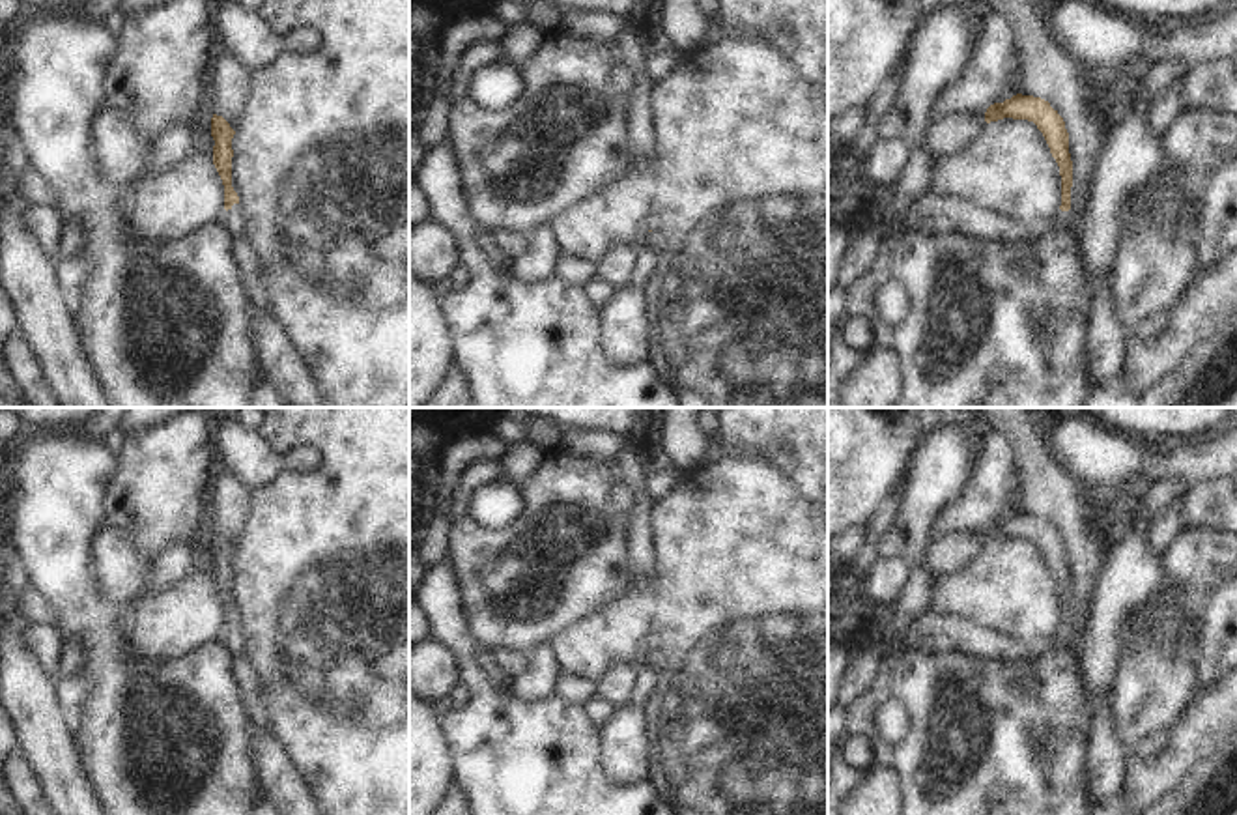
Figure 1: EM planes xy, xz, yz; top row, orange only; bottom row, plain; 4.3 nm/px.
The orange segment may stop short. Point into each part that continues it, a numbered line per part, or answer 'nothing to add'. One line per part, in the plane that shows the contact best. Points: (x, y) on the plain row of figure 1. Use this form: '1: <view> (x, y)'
1: xy (234, 640)

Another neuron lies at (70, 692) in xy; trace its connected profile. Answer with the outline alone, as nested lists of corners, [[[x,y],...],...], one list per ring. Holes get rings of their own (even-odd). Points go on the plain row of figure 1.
[[[73,675],[69,679],[58,680],[54,686],[56,705],[65,708],[78,708],[80,701],[86,697],[90,690],[90,680],[86,675]]]

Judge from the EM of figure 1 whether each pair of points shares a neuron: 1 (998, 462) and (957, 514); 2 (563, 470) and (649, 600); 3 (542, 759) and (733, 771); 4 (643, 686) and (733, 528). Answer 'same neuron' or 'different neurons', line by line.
1: same neuron
2: different neurons
3: different neurons
4: different neurons

